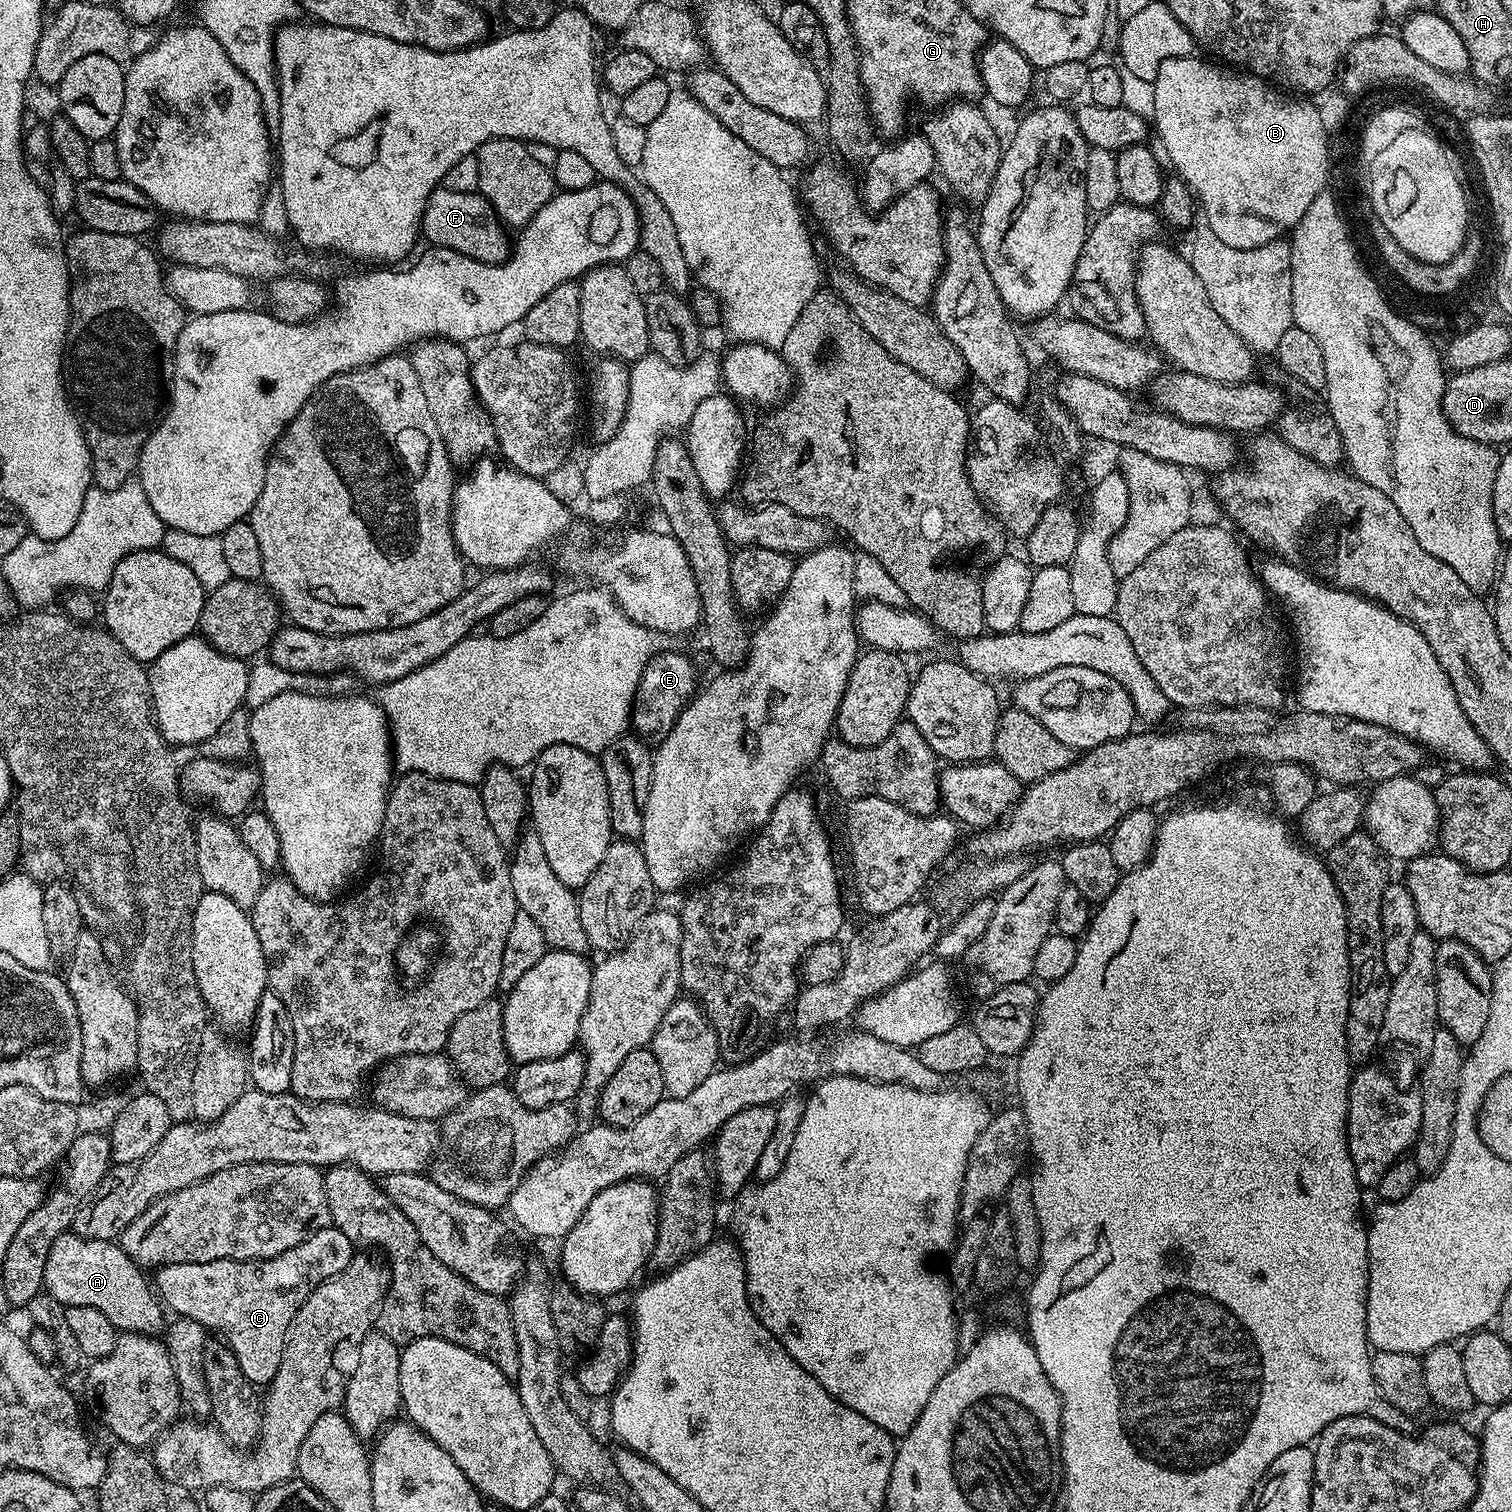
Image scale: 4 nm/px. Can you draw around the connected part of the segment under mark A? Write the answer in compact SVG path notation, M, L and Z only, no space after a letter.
M69 1230L61 1234L50 1248L43 1291L58 1298L58 1302L67 1309L94 1306L102 1310L102 1314L106 1314L121 1333L140 1332L143 1336L156 1336L165 1331L165 1309L149 1277L147 1280L144 1276L147 1276L145 1269L133 1262L119 1243L82 1238Z

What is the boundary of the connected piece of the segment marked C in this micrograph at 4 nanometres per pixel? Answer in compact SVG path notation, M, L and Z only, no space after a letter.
M329 1226L318 1230L306 1242L294 1246L294 1250L286 1250L269 1260L215 1260L201 1264L168 1264L164 1268L155 1269L154 1288L159 1299L169 1309L172 1307L176 1311L177 1317L198 1322L209 1333L219 1334L223 1343L238 1358L238 1366L242 1366L242 1374L246 1374L251 1384L267 1386L272 1383L274 1374L278 1374L284 1343L288 1340L288 1330L292 1327L296 1311L323 1280L329 1280L331 1276L337 1276L339 1272L346 1270L353 1255L354 1245L350 1238L346 1238L342 1230Z

